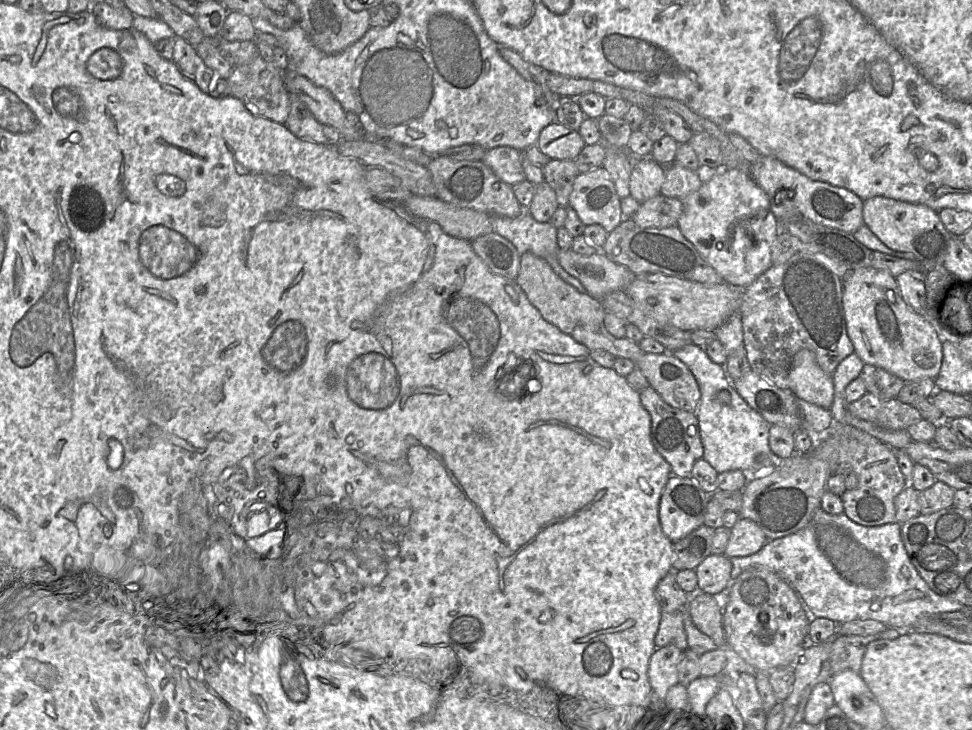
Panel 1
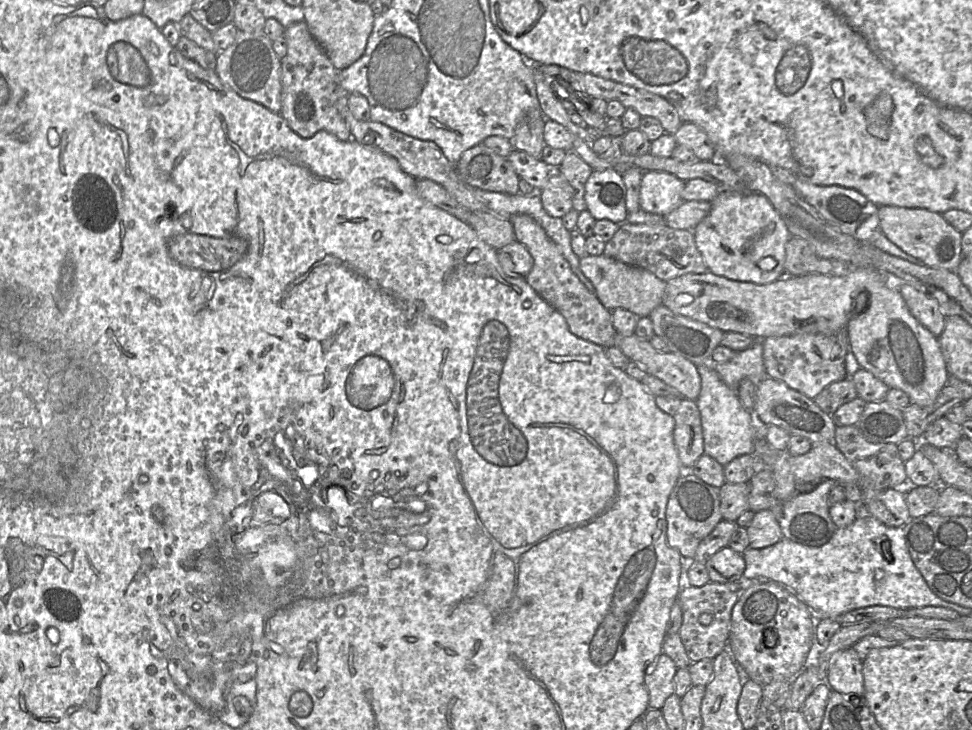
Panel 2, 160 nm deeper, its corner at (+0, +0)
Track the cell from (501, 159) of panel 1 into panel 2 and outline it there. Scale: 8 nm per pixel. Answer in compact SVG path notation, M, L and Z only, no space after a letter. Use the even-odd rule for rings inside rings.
M514 149L507 157L520 179L525 180L530 185L543 189L554 169L541 159L536 159L531 155Z

